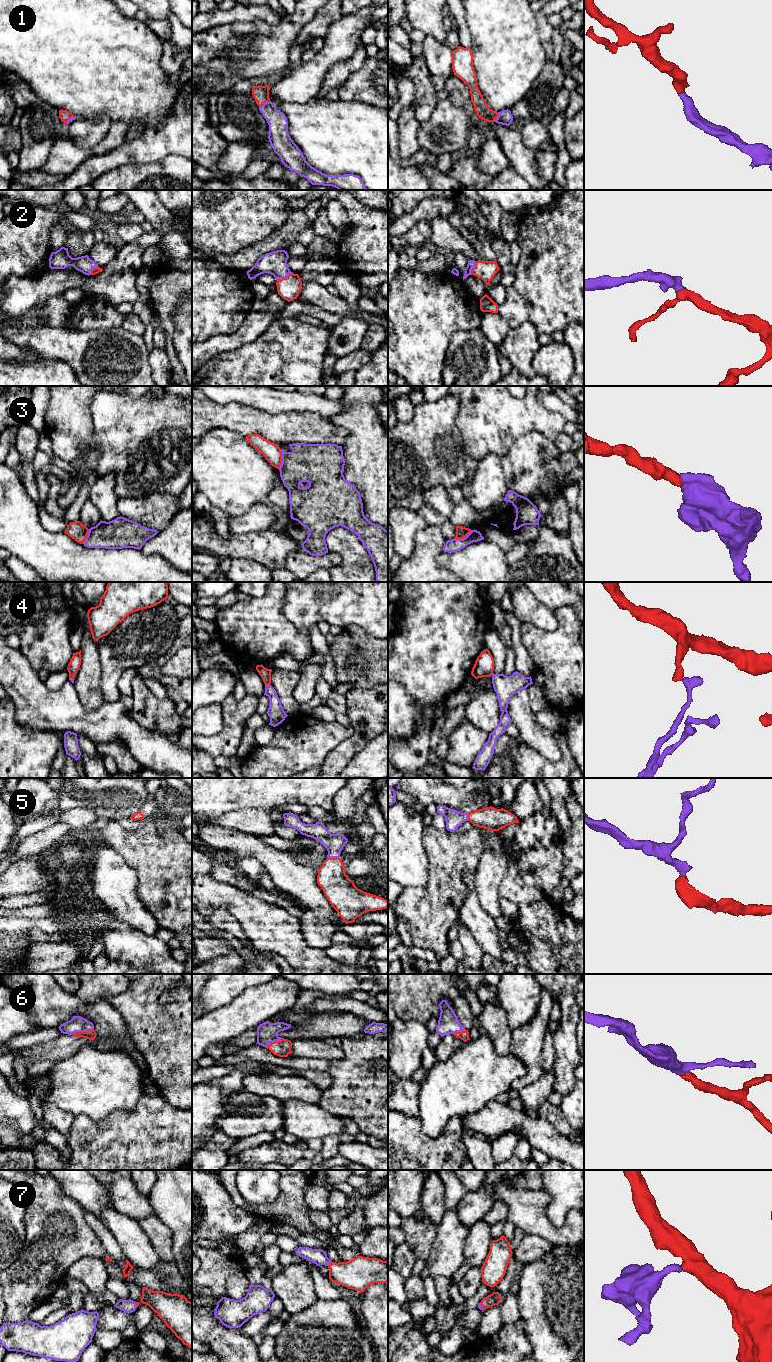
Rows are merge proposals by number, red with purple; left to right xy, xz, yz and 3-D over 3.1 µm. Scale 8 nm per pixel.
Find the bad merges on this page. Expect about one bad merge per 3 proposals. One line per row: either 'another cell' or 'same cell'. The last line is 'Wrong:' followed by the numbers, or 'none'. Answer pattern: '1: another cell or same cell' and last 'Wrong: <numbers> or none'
1: same cell
2: same cell
3: another cell
4: another cell
5: same cell
6: same cell
7: same cell
Wrong: 3, 4

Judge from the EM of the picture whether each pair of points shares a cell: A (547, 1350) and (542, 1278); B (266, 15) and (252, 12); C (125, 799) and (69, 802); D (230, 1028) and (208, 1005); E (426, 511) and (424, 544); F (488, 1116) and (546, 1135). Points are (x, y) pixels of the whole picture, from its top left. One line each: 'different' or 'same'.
A: same
B: same
C: same
D: different
E: different
F: same

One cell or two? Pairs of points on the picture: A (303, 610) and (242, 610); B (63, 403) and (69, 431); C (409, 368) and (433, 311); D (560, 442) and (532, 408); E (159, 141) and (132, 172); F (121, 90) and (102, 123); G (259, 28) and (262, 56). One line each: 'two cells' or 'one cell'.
A: two cells
B: one cell
C: one cell
D: two cells
E: two cells
F: two cells
G: two cells

